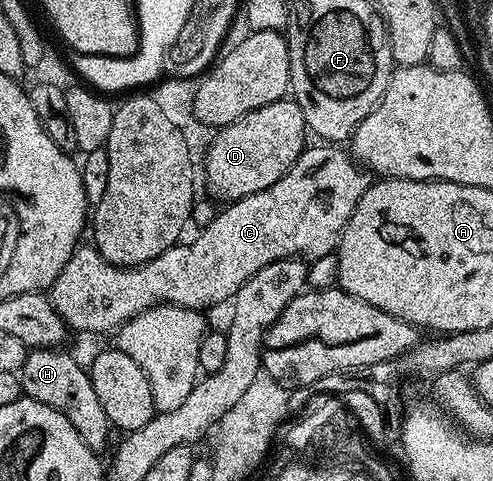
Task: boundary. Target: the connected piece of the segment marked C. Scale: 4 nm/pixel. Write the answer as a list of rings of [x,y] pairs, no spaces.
[[[312,146],[304,147],[303,153],[297,158],[297,162],[293,162],[293,166],[284,176],[277,182],[273,182],[273,186],[269,186],[265,190],[261,190],[257,194],[249,194],[240,200],[230,201],[226,205],[224,212],[221,210],[215,212],[213,222],[209,226],[198,229],[196,240],[180,242],[174,244],[169,250],[165,250],[165,254],[161,254],[157,258],[153,258],[147,264],[139,264],[136,268],[117,268],[114,264],[110,264],[107,260],[101,258],[101,254],[94,248],[94,246],[80,246],[75,249],[75,253],[69,258],[69,262],[65,262],[65,266],[61,270],[61,274],[56,278],[55,283],[49,289],[49,299],[51,305],[54,306],[55,312],[61,319],[66,322],[68,329],[79,332],[111,332],[114,333],[122,324],[129,322],[138,312],[144,312],[145,309],[153,307],[154,304],[176,304],[182,308],[198,308],[200,310],[208,310],[214,304],[225,305],[235,297],[241,286],[252,278],[263,266],[269,263],[277,262],[279,259],[289,259],[291,257],[300,257],[304,261],[310,262],[321,258],[322,256],[330,256],[339,247],[339,239],[343,233],[343,228],[349,222],[349,218],[353,214],[353,210],[357,206],[357,202],[361,202],[361,194],[365,194],[367,187],[372,184],[373,180],[370,175],[357,163],[350,151],[341,149],[339,146],[319,146],[323,148],[311,148]]]

